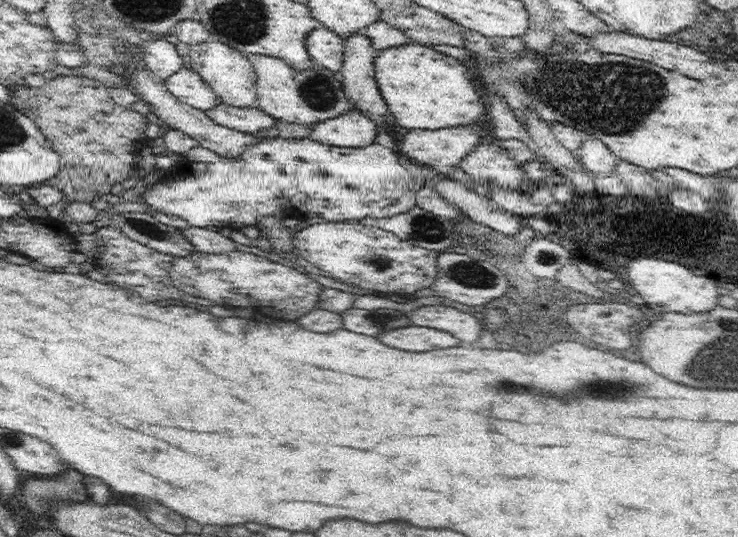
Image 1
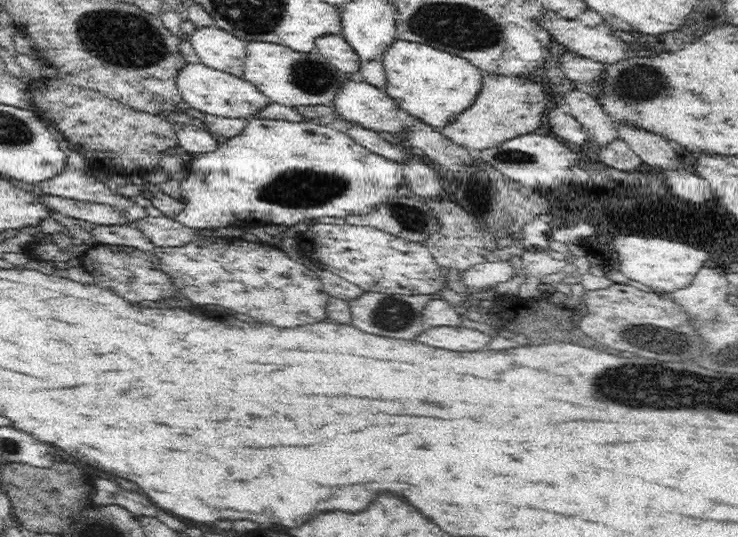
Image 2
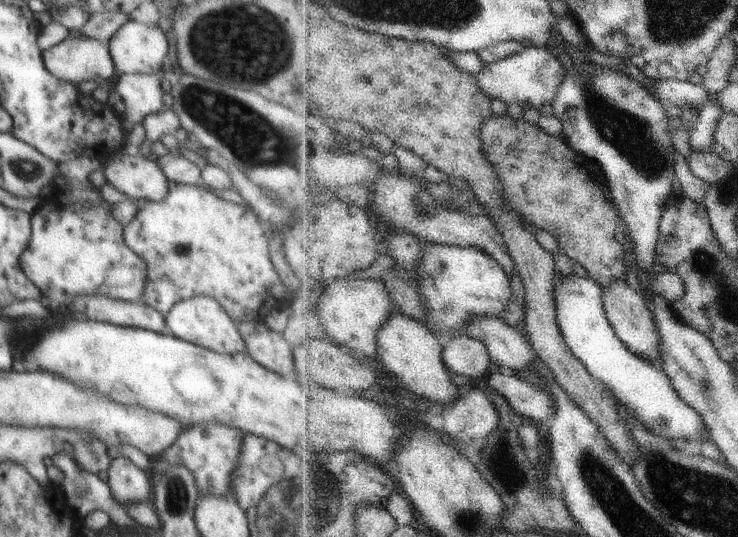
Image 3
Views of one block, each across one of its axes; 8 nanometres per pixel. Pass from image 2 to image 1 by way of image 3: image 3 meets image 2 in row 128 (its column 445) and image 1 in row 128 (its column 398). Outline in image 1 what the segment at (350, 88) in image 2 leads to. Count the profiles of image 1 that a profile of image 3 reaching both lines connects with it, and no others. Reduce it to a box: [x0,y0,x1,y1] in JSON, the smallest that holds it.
[308,111,378,148]

